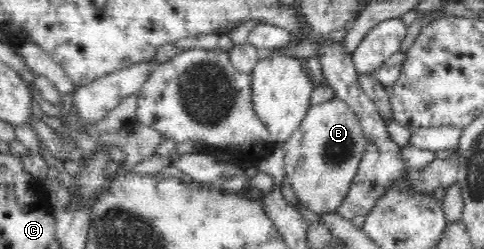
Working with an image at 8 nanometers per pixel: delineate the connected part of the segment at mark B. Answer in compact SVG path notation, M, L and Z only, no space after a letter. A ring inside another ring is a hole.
M334 96L327 102L310 105L297 130L280 144L285 149L285 183L290 184L302 206L316 213L333 212L349 192L367 144L369 141L361 131L361 123L357 115L345 101Z

